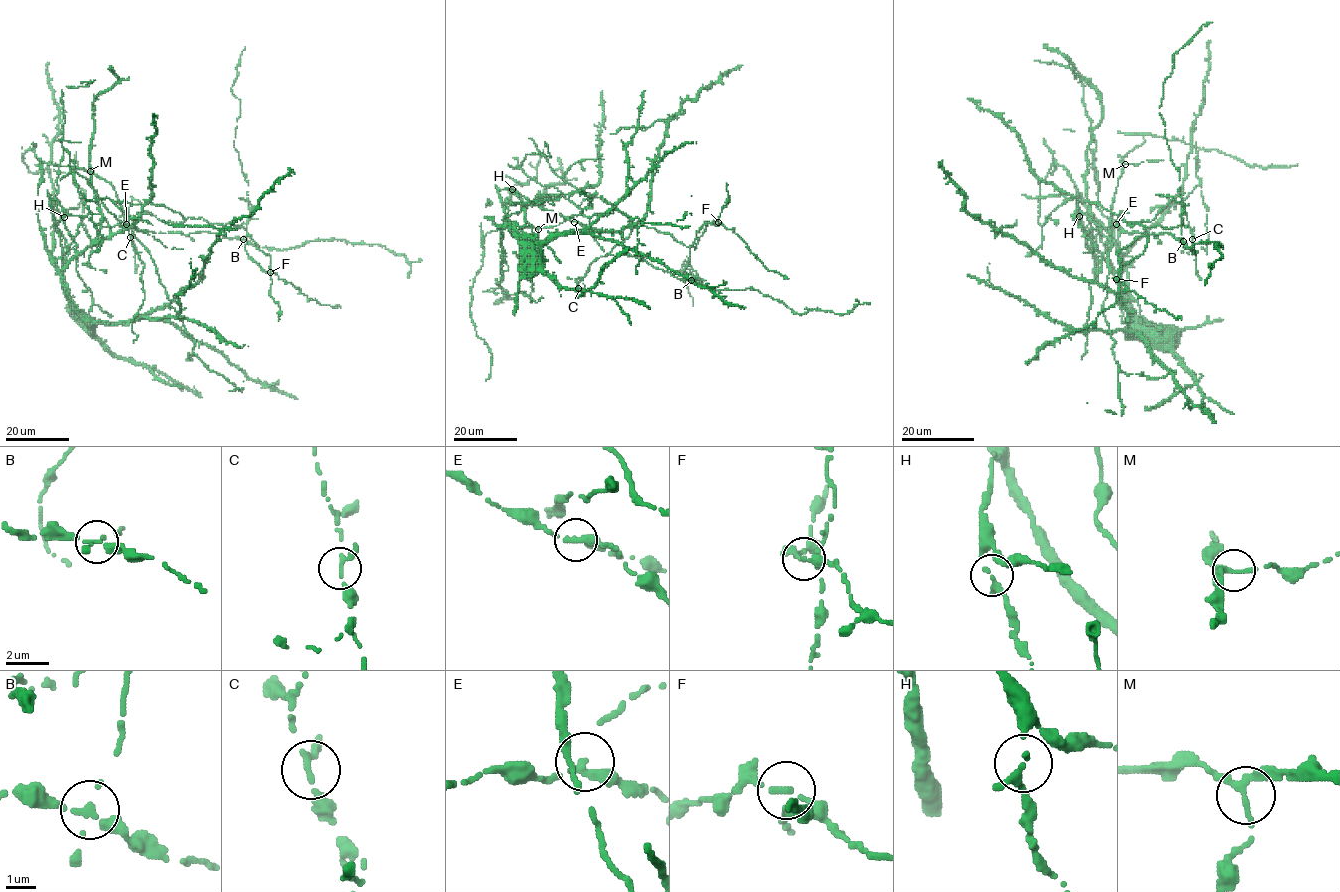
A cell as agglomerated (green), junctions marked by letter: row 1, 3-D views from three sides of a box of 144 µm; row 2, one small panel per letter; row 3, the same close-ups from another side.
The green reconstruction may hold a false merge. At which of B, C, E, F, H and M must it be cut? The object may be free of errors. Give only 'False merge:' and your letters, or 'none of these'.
False merge: B

